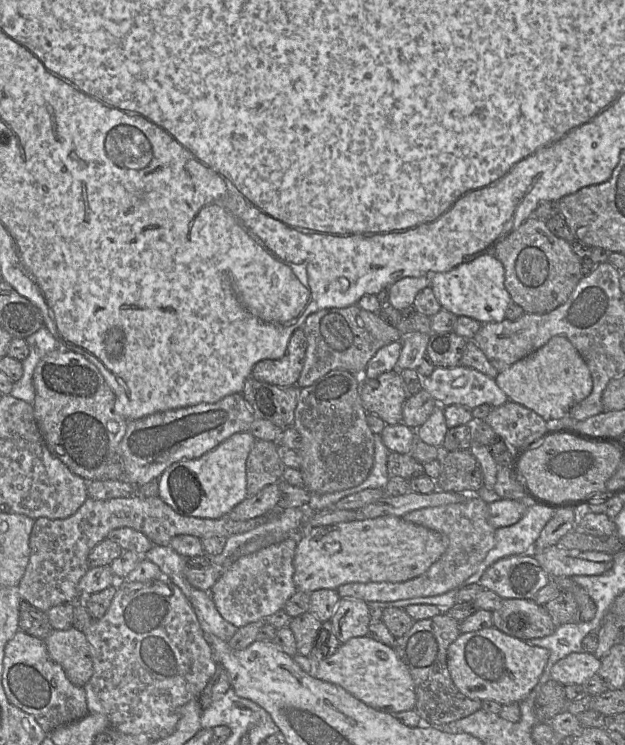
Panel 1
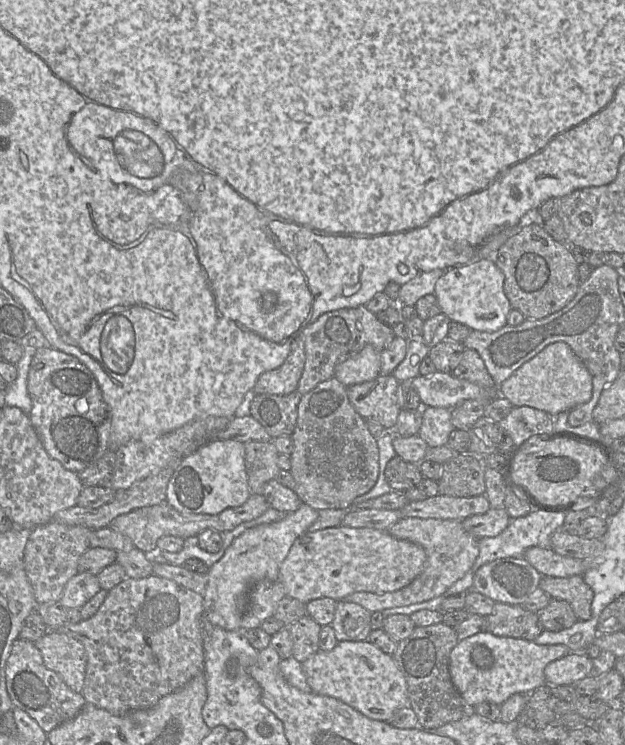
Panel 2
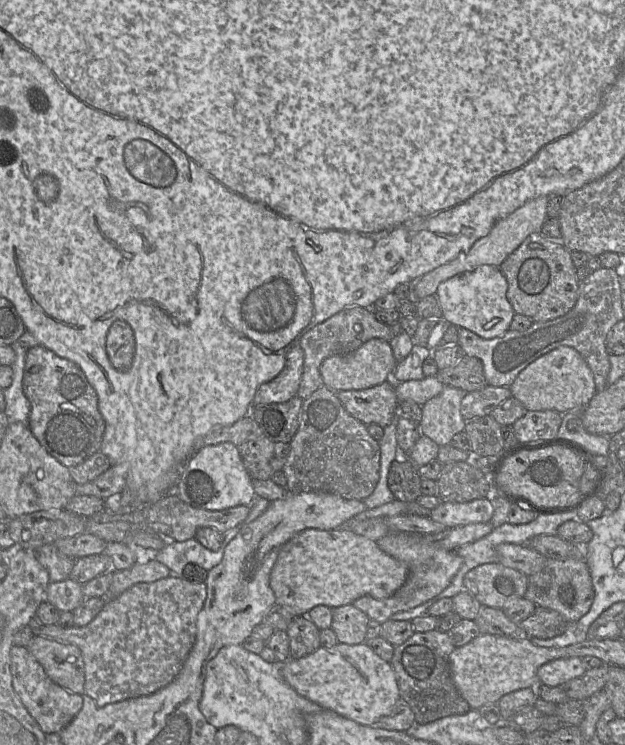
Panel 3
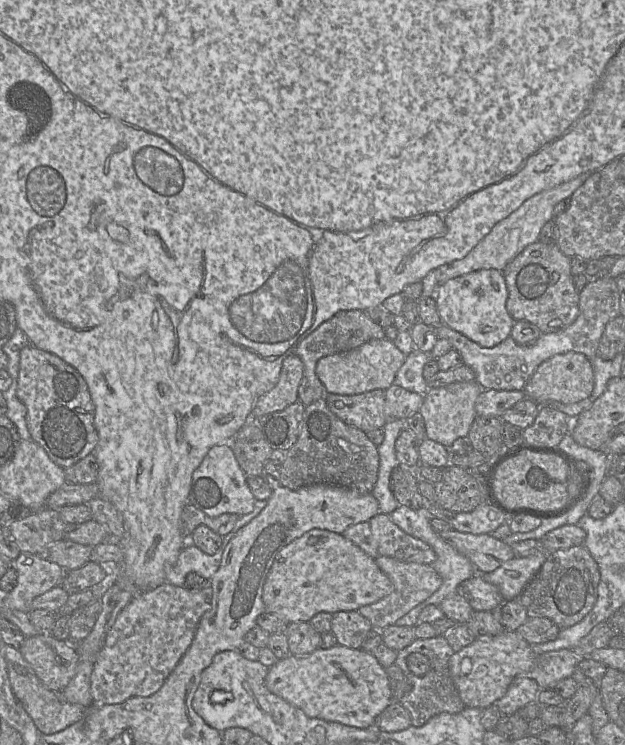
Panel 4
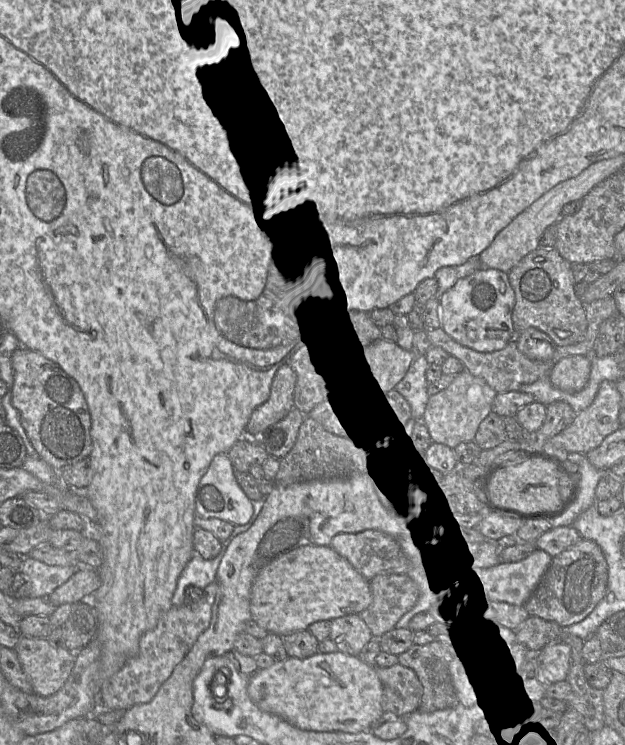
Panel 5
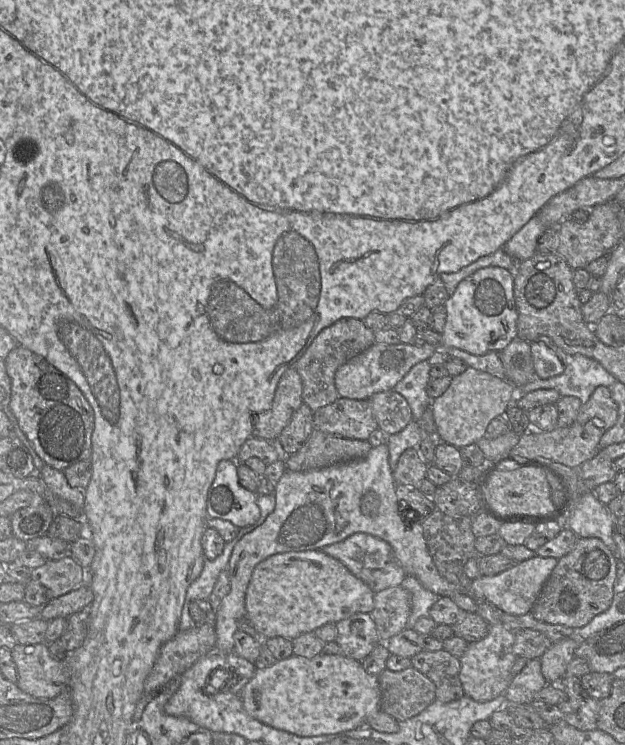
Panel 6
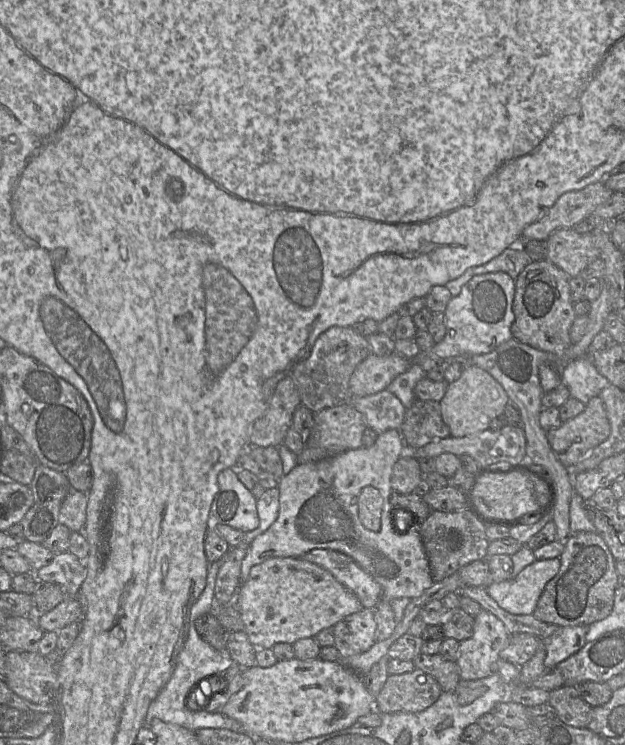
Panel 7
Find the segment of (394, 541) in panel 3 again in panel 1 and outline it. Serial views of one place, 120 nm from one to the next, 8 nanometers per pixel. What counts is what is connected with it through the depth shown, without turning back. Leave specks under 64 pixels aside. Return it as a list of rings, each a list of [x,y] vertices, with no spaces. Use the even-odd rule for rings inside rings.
[[[477,495],[467,499],[464,502],[453,503],[438,507],[428,507],[414,510],[405,514],[402,518],[406,521],[415,523],[432,529],[441,534],[447,541],[447,548],[440,558],[434,562],[431,567],[423,574],[404,582],[351,582],[337,588],[340,598],[357,598],[365,602],[390,602],[416,597],[437,596],[457,588],[462,582],[472,576],[481,562],[485,559],[488,552],[494,547],[496,529],[492,527],[487,520],[488,503]]]

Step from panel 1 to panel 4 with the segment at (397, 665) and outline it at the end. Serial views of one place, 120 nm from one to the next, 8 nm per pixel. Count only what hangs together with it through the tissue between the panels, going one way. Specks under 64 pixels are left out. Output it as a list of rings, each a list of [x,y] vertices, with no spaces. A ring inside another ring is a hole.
[[[335,645],[328,649],[317,648],[308,656],[293,656],[278,660],[269,668],[265,678],[267,689],[301,709],[308,717],[339,722],[359,729],[374,728],[376,719],[391,704],[392,691],[386,669],[372,653]]]

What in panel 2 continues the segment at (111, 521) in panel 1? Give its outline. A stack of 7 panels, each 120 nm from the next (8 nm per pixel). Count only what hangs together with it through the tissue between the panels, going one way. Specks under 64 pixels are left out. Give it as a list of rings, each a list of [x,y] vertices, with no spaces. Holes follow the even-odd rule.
[[[49,522],[31,529],[24,549],[24,569],[38,605],[60,601],[67,582],[79,573],[78,561],[90,548],[89,538],[92,531],[96,530],[56,522]]]

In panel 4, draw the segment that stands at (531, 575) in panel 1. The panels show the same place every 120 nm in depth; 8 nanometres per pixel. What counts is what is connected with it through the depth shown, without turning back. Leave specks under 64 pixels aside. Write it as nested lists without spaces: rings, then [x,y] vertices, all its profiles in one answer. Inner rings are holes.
[[[480,573],[461,582],[456,590],[474,611],[493,611],[504,601],[498,588],[484,580]]]

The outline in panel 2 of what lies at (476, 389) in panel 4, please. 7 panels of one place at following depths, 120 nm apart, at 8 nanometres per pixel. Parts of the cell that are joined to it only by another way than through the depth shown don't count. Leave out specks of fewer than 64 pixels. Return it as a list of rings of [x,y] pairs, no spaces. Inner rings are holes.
[[[422,407],[422,425],[418,435],[429,447],[446,445],[454,429],[451,422],[451,409]]]

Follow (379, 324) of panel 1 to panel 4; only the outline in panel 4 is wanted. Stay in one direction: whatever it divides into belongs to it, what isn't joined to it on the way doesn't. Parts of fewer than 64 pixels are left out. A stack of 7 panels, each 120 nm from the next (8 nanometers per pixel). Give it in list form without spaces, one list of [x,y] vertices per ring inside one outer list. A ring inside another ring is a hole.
[[[338,311],[332,318],[323,322],[318,328],[306,336],[298,345],[296,355],[303,362],[303,376],[298,387],[298,400],[305,406],[325,399],[328,394],[326,388],[316,375],[316,365],[325,356],[346,353],[354,350],[372,339],[384,339],[383,328],[376,324],[365,311]]]

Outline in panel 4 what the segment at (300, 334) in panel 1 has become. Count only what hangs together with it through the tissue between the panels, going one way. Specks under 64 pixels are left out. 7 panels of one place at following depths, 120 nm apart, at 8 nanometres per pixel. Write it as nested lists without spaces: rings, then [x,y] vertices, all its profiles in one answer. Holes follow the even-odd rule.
[[[296,354],[285,358],[277,384],[258,398],[252,409],[251,418],[258,418],[265,414],[281,411],[296,402],[302,376],[302,360]]]

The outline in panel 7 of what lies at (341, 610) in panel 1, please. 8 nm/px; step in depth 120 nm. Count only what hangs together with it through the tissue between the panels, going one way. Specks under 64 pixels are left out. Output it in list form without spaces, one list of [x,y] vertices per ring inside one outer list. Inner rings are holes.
[[[373,609],[362,610],[346,616],[333,626],[334,646],[340,653],[340,659],[363,653],[370,649],[375,641],[376,621]]]

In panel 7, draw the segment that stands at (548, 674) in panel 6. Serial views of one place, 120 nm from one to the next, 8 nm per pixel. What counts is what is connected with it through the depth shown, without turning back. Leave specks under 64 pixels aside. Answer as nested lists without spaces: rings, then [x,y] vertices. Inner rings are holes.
[[[586,625],[559,627],[549,639],[544,640],[546,669],[555,668],[559,663],[578,652],[587,643],[585,638],[587,631]]]

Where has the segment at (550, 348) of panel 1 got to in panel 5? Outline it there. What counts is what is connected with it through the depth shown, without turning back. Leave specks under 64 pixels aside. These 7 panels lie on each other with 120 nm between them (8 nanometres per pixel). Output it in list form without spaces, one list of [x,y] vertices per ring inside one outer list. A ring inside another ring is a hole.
[[[584,355],[567,356],[557,361],[549,372],[551,384],[567,393],[581,391],[591,372],[590,358]]]

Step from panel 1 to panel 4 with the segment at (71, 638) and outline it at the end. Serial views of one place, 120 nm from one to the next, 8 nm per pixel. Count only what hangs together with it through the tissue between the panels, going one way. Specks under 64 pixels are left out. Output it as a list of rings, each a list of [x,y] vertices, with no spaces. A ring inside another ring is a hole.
[[[49,633],[26,637],[19,651],[38,679],[52,691],[61,692],[75,674],[78,662],[76,648]]]

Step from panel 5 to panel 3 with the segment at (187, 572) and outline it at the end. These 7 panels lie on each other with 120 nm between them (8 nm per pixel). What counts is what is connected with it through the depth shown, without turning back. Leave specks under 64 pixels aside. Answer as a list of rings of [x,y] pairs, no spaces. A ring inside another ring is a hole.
[[[194,538],[183,542],[168,541],[162,550],[157,551],[153,559],[167,566],[172,576],[182,578],[182,572],[188,563],[197,564],[206,571],[217,566],[224,556],[223,548],[211,551]]]

